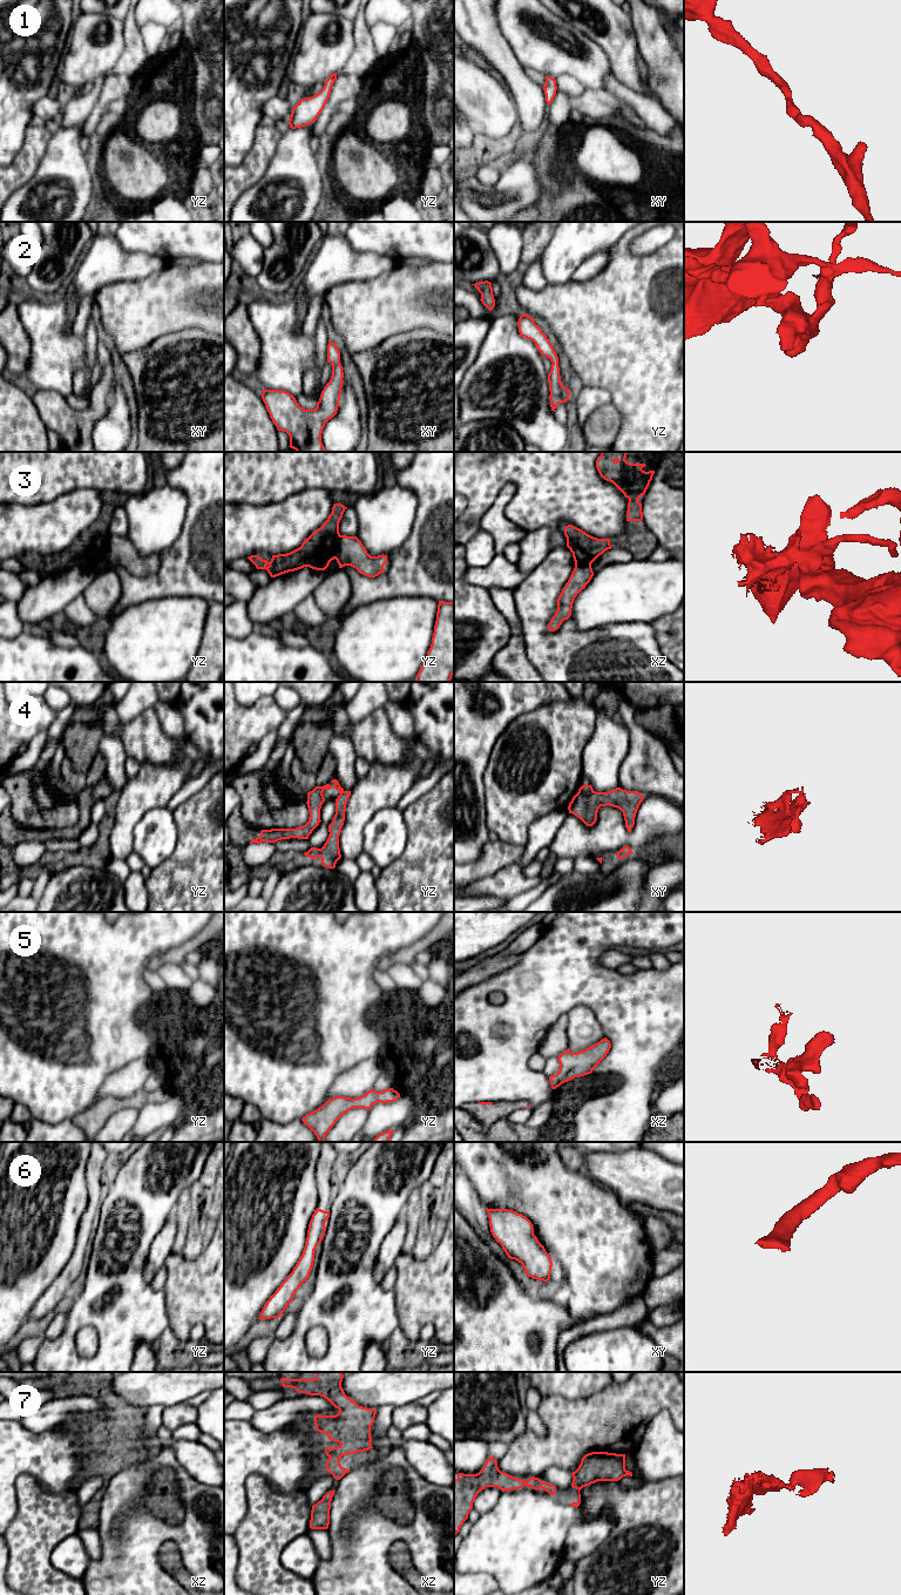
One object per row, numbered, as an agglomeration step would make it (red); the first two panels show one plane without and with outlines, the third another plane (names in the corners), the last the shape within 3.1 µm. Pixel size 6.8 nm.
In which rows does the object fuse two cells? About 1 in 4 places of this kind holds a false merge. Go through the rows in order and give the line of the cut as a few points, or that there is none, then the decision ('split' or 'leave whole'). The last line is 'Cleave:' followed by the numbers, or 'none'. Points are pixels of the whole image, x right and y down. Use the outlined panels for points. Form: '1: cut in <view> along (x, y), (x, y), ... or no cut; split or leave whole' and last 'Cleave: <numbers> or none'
1: no cut; leave whole
2: no cut; leave whole
3: cut in yz along (340, 535), (334, 558); split
4: cut in xy along (578, 790), (582, 792), (594, 791); split
5: no cut; leave whole
6: no cut; leave whole
7: no cut; leave whole
Cleave: 3, 4

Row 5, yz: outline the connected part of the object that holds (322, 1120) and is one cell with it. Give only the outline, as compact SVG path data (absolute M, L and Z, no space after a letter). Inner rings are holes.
M393 1088L375 1092L368 1090L359 1097L336 1096L327 1100L318 1109L306 1114L302 1121L317 1136L318 1142L324 1142L326 1134L336 1124L336 1122L348 1110L354 1108L364 1108L370 1110L373 1104L381 1102L394 1102L400 1097L400 1094Z

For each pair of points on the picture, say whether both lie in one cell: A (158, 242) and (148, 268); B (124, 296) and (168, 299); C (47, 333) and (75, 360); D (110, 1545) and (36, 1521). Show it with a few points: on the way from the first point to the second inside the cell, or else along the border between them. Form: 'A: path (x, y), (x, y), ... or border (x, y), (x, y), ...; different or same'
A: border (127, 251), (155, 255), (168, 262); different
B: path (135, 299), (157, 299); same
C: path (54, 340), (68, 355); same
D: border (80, 1528), (76, 1533); different

